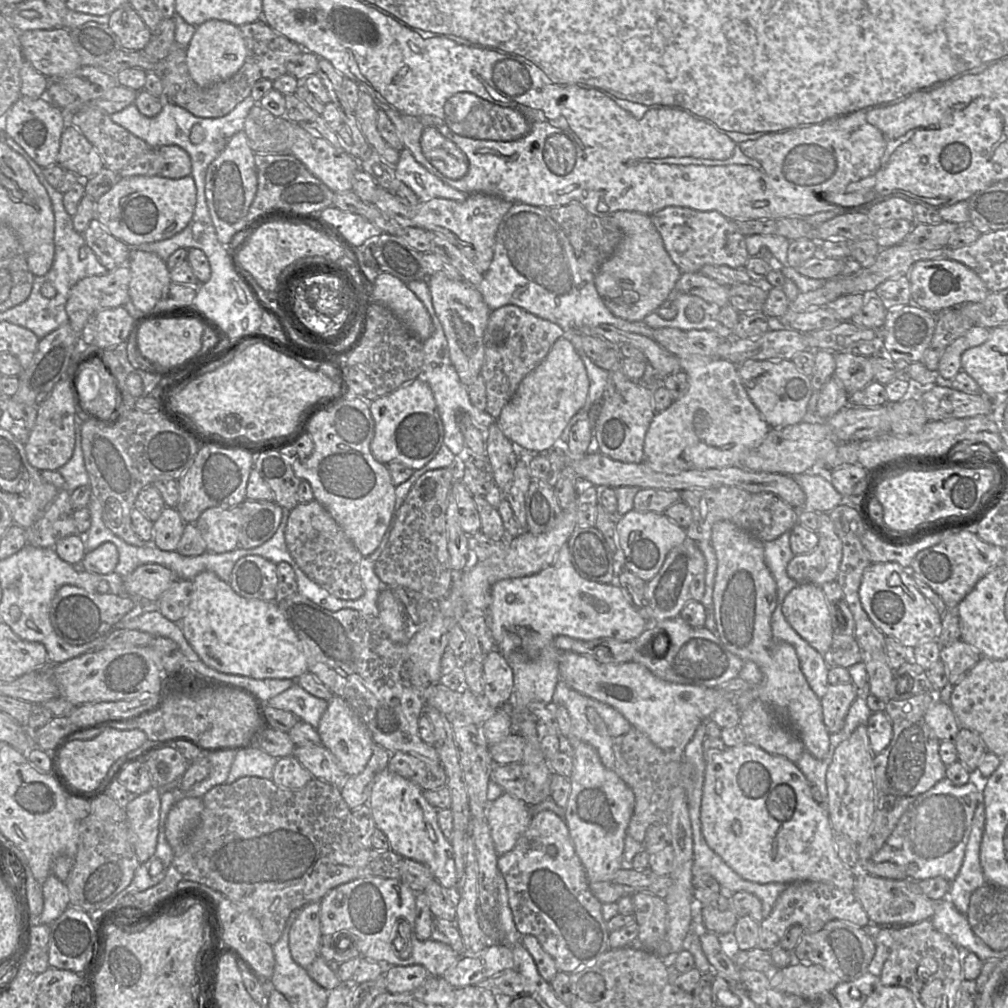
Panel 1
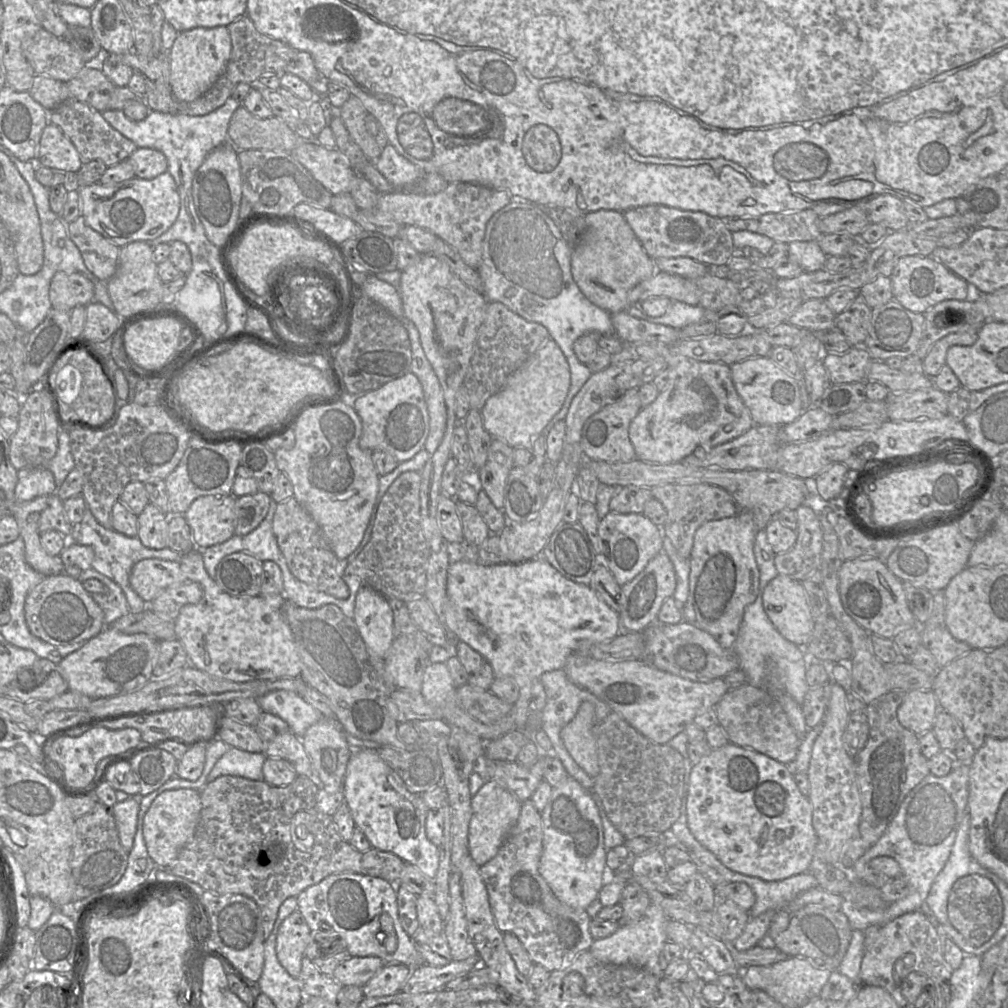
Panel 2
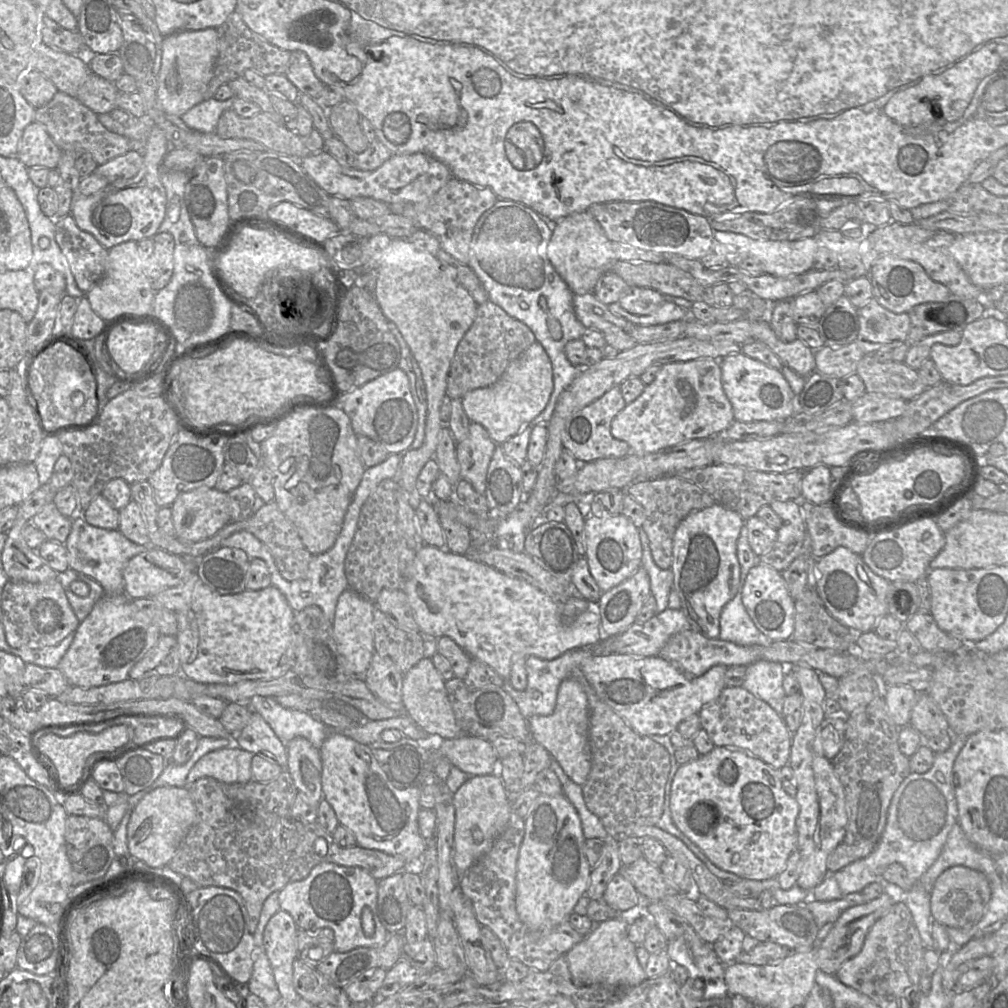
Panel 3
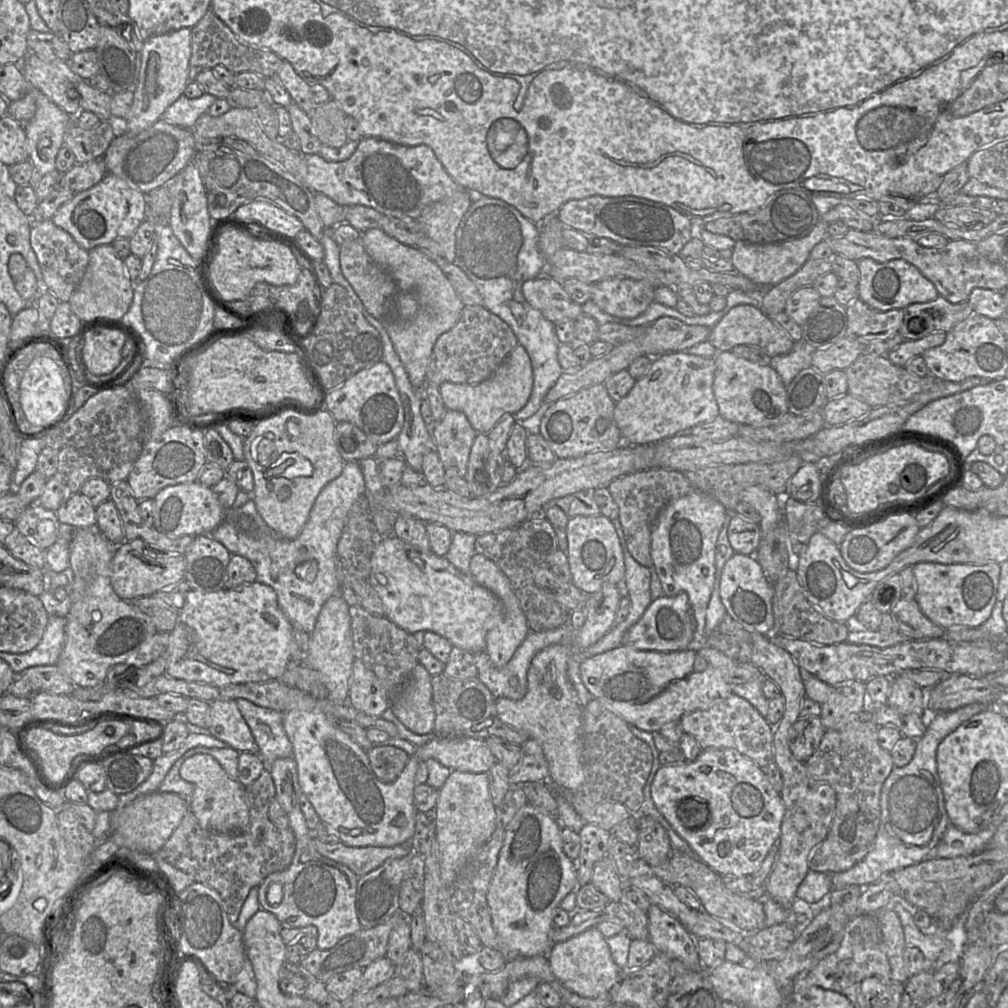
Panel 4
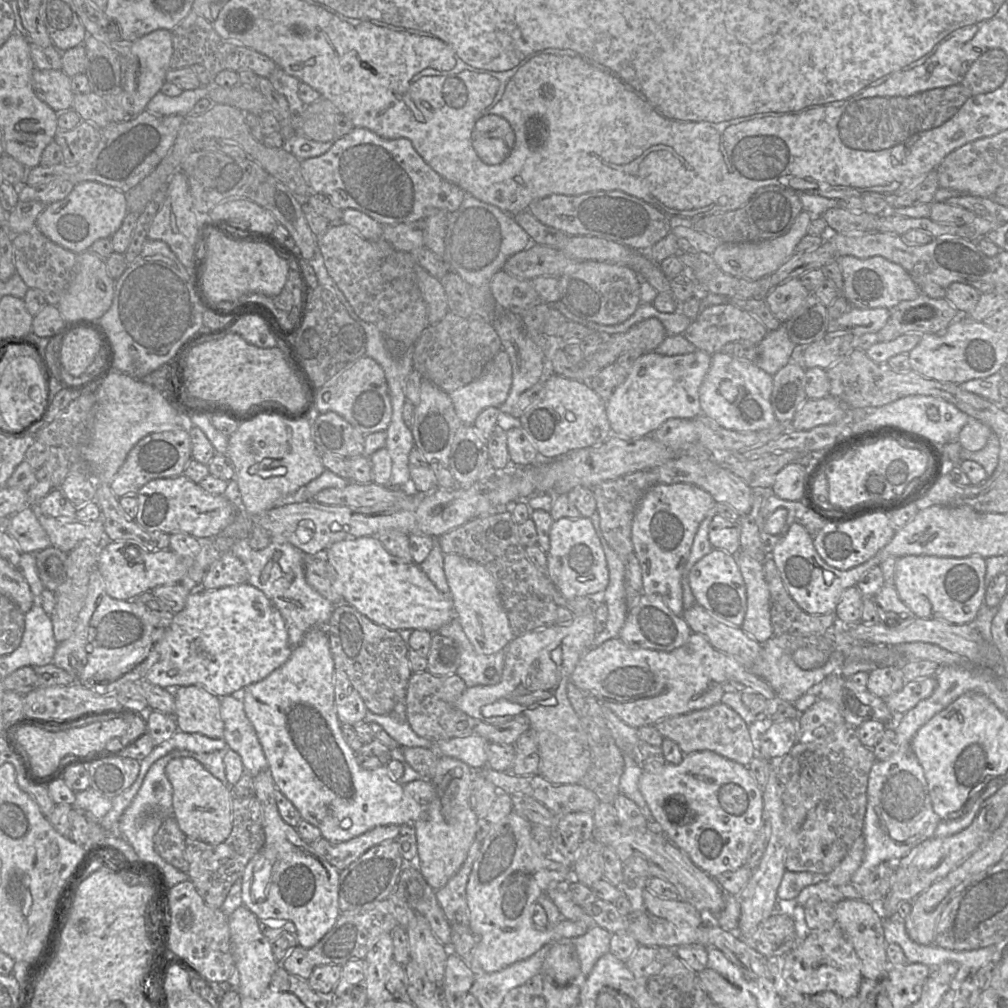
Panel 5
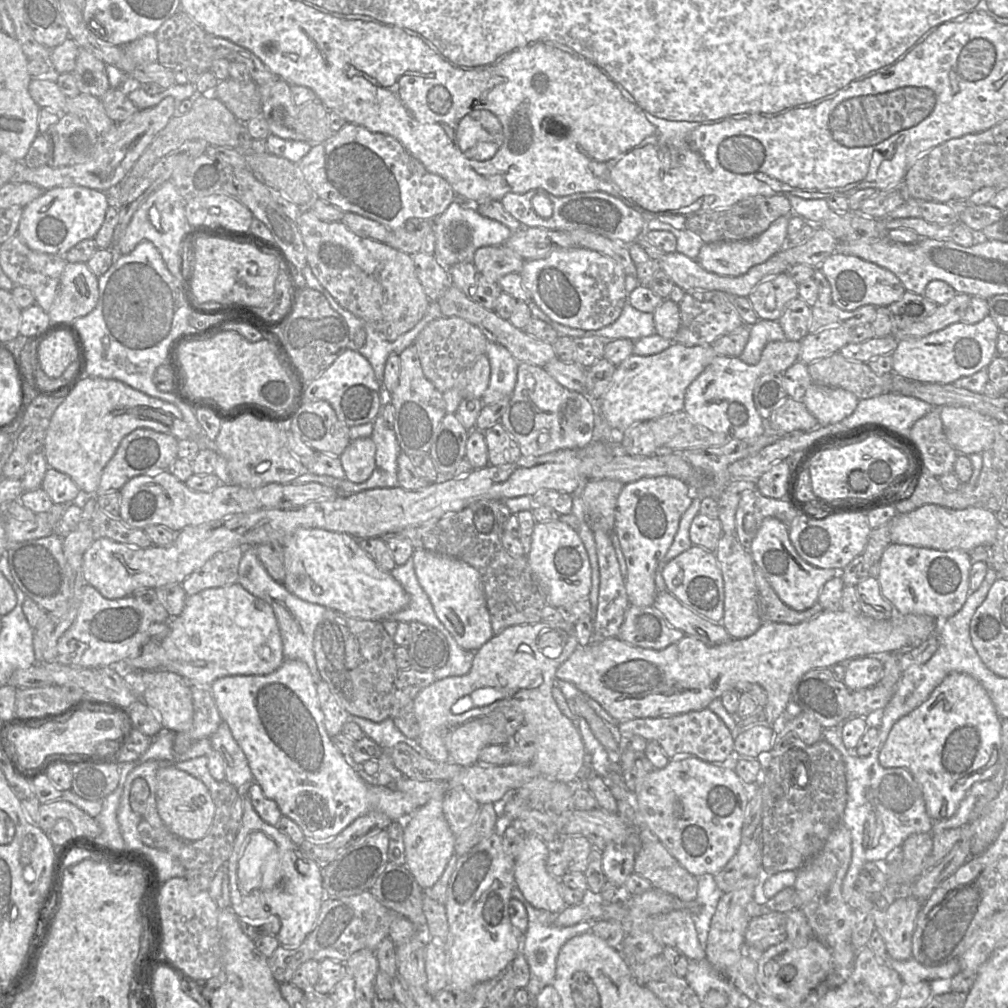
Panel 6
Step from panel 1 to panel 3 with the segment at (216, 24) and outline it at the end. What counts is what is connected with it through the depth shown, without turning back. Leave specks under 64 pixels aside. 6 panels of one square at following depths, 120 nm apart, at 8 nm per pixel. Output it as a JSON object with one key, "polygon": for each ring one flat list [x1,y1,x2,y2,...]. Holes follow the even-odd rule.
{"polygon":[[216,28,173,33,159,40,161,68,157,73,157,101,167,114,181,116,204,101,218,54]]}

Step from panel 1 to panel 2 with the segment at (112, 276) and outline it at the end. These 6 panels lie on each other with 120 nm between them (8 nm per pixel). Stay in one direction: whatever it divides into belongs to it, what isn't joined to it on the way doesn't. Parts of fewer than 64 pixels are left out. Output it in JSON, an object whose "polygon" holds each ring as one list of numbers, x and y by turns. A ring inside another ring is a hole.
{"polygon":[[57,272,50,283,49,299,52,307,70,312,74,307,86,306,93,301,96,281,80,273]]}

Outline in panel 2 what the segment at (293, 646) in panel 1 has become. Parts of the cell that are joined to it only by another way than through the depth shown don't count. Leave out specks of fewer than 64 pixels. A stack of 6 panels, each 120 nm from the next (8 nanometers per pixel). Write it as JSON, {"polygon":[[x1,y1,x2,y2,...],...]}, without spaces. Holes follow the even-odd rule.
{"polygon":[[200,549,184,553,180,565,188,581,202,588,201,599,183,606,174,621,176,638,183,645,191,666,233,682,300,676,301,653,283,615,285,598,282,595,235,597,225,593,205,569]]}

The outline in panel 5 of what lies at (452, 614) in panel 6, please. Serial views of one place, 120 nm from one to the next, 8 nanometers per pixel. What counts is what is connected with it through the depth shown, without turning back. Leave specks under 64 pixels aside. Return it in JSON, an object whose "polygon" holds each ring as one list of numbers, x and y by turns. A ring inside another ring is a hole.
{"polygon":[[444,554,443,569,448,584,446,594,453,601,456,620,462,626,474,649,481,654,502,651,515,634,491,573,482,564,458,554]]}

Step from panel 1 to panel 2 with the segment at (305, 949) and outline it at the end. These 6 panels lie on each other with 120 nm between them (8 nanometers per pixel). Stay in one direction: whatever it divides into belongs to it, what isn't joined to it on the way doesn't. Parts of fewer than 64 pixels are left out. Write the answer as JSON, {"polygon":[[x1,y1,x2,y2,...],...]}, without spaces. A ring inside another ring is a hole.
{"polygon":[[298,910,286,917,276,933,276,955,280,964,294,978,300,977,304,951,309,943,310,928]]}

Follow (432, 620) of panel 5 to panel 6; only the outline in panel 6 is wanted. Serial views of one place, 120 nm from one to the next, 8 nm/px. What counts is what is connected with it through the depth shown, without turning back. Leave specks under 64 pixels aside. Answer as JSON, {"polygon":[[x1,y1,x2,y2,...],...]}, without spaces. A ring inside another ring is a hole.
{"polygon":[[298,528,288,542,280,547,286,575,282,584,298,598,338,610,348,616,382,621,388,616,404,609,410,602,408,593,402,585,386,571,378,567,375,561,359,545,353,536,329,531,323,528]]}

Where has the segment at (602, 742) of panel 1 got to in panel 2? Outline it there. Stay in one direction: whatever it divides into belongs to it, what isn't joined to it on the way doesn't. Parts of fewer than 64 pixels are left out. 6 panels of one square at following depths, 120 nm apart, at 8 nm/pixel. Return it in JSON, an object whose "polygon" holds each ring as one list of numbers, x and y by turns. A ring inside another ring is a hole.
{"polygon":[[564,669,545,672,538,680,542,684,546,693,546,705,541,712,541,730,549,736,554,748,554,753,561,760,568,776,578,781,585,789,591,790,594,778,596,777,589,776,578,766,567,751,561,739,560,732,561,729,575,717,580,705,583,702,589,702,593,705,596,722,603,721,612,712,612,710,605,702,597,698,594,694,574,684,566,676]]}

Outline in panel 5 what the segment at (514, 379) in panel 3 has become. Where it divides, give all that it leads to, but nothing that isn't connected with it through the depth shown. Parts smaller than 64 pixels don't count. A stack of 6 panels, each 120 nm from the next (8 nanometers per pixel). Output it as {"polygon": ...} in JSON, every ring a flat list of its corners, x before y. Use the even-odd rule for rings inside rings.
{"polygon":[[501,350,485,365,478,378,448,395,458,418,471,426,483,409,499,407,505,402,511,385,511,362,508,354]]}

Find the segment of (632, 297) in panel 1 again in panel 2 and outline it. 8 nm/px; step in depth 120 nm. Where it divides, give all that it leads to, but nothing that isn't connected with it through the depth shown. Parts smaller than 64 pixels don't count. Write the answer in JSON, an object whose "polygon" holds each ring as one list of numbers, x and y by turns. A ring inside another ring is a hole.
{"polygon":[[603,209,590,212,585,215,585,223,585,231,575,245,571,258,573,279,585,297,593,304,609,313,623,312,631,306,628,303,629,291,658,271,654,259,646,253,621,211]]}

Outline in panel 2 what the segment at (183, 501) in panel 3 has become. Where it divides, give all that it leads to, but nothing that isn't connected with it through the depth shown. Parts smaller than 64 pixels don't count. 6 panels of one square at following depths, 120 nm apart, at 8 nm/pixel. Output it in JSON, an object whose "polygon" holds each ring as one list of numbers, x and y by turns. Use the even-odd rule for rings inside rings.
{"polygon":[[233,495,202,496,193,501,183,516,191,529,195,548,203,550,235,535,235,501]]}

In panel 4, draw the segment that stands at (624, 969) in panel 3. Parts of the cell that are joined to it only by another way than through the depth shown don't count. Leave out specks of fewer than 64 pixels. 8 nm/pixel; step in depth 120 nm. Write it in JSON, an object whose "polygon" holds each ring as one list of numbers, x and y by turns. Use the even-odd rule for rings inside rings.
{"polygon":[[595,926,568,940,554,944,547,958,556,979,582,997,607,998,623,975,623,970,613,960,607,938]]}

